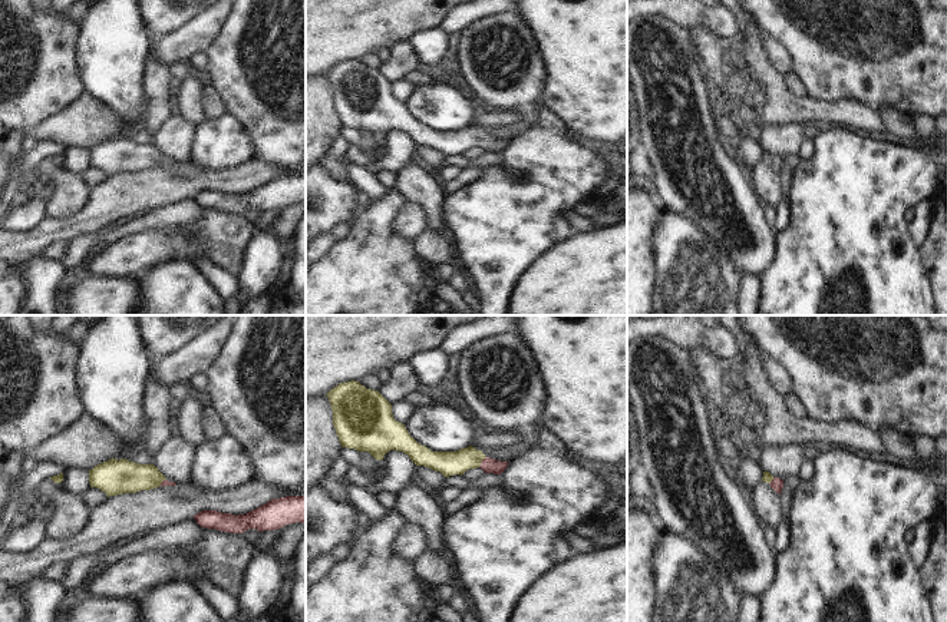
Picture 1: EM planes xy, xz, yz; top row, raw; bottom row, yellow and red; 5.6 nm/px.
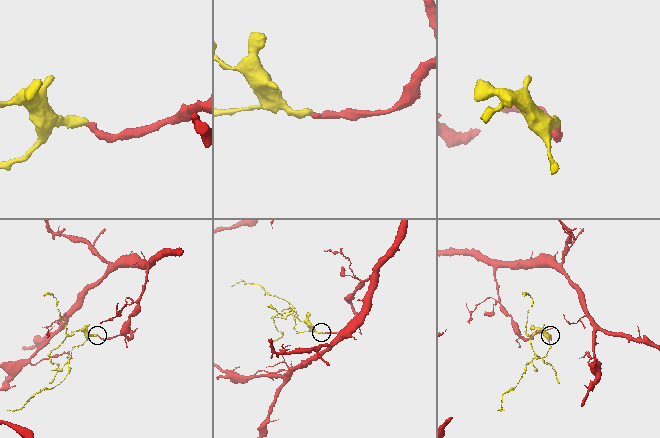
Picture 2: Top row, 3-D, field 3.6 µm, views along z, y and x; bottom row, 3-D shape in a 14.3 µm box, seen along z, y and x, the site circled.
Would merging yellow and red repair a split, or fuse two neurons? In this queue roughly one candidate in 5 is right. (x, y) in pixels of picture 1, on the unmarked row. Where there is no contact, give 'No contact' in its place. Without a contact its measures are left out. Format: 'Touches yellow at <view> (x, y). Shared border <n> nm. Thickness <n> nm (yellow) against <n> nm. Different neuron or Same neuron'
Touches yellow at xz (481, 141). Shared border 80 nm. Thickness 140 nm (yellow) against 90 nm. Same neuron

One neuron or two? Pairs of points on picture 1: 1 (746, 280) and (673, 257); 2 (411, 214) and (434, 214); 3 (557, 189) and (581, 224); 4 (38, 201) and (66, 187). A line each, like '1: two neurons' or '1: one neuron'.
1: two neurons
2: two neurons
3: two neurons
4: two neurons

